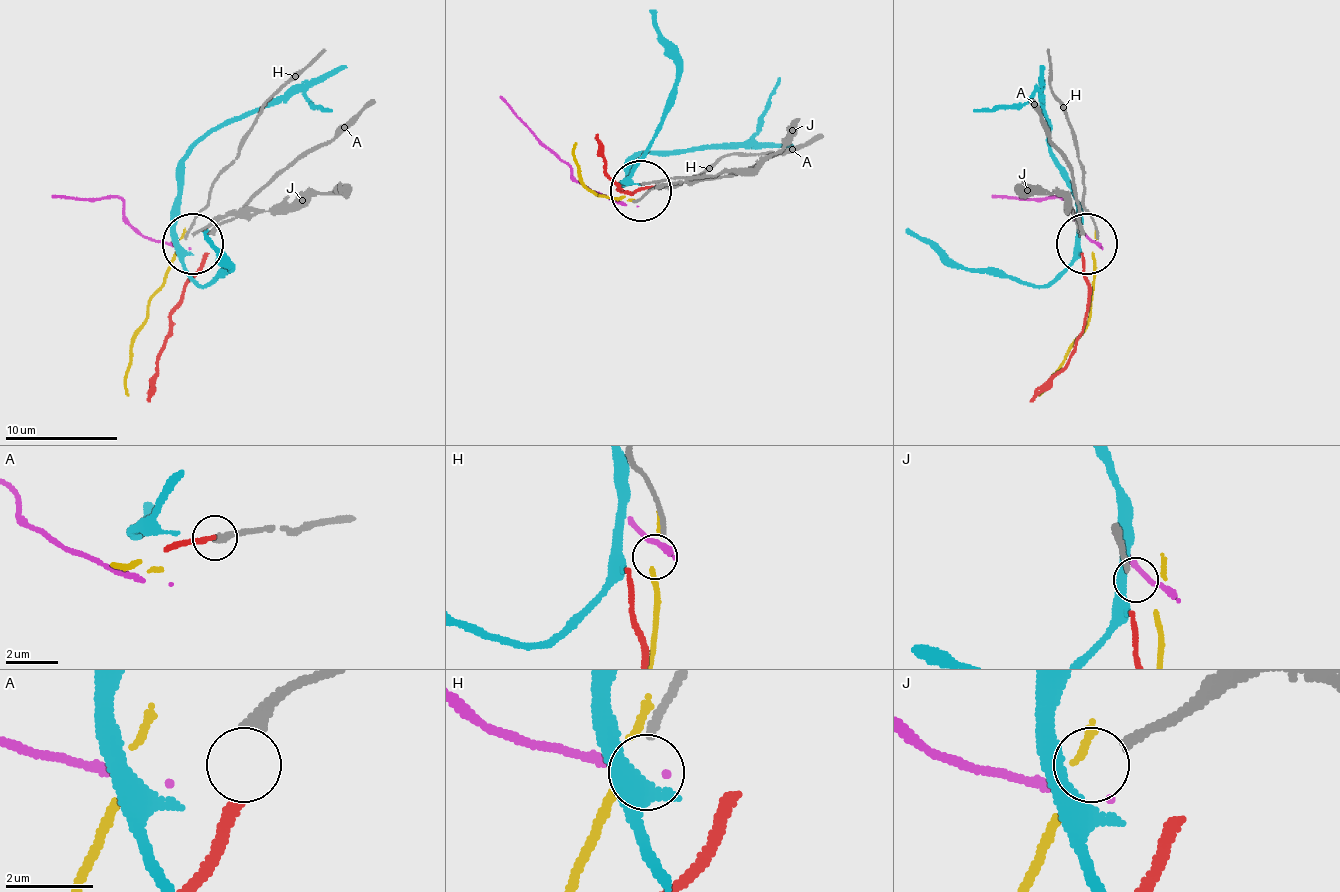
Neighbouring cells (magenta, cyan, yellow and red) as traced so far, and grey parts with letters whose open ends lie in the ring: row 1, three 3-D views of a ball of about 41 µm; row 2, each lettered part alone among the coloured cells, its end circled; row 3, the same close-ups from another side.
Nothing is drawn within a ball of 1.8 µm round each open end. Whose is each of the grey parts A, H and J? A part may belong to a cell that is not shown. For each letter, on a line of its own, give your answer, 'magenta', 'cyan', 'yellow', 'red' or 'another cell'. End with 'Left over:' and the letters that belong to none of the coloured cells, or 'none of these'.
A: red
H: another cell
J: another cell
Left over: H, J

